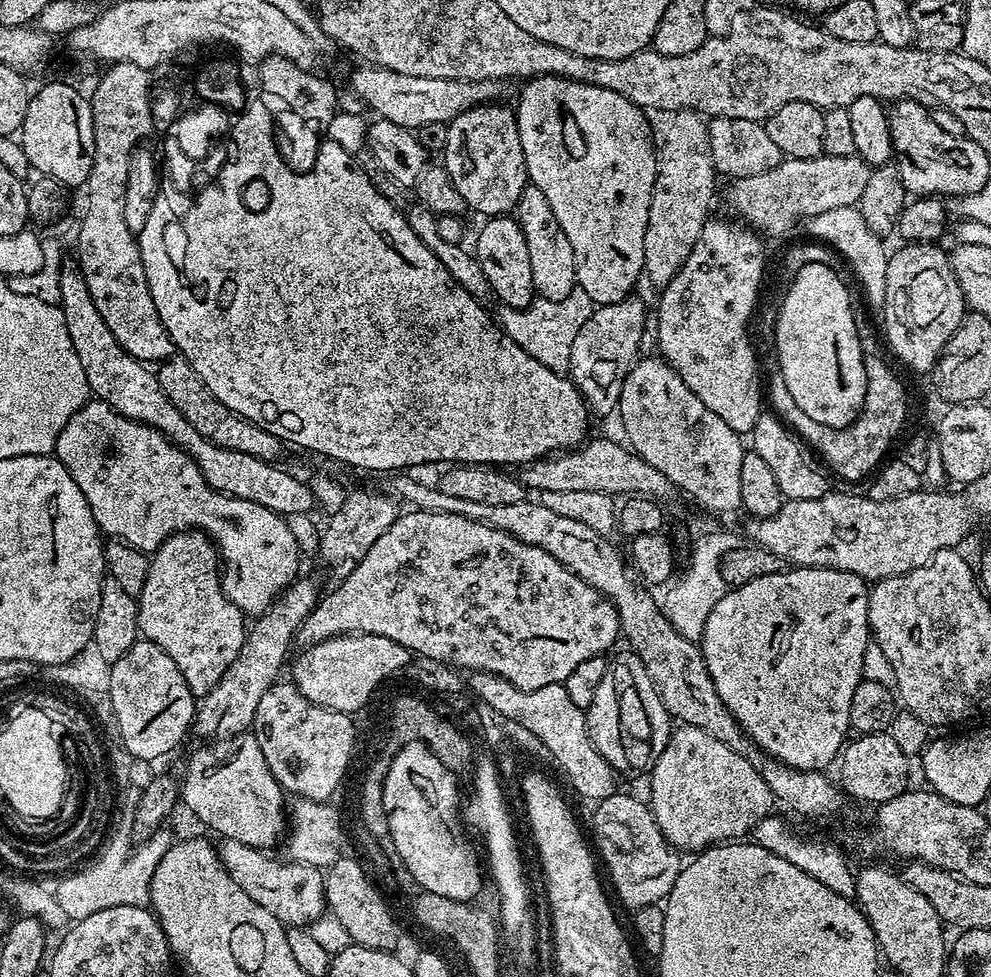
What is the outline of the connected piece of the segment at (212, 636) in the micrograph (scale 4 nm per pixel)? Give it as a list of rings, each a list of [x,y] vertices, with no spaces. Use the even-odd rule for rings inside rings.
[[[203,531],[175,532],[173,536],[165,538],[160,547],[151,553],[146,586],[142,586],[136,609],[140,636],[154,642],[159,648],[166,650],[170,658],[174,658],[174,666],[182,670],[186,686],[190,686],[193,696],[197,698],[202,698],[210,694],[210,690],[214,690],[222,674],[225,674],[226,668],[238,658],[239,651],[242,650],[246,617],[239,606],[224,592],[222,564],[218,559],[217,545]]]

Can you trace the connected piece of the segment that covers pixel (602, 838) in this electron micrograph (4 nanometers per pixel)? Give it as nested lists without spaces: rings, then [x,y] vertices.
[[[617,794],[599,801],[595,808],[590,836],[603,867],[604,864],[608,867],[608,876],[616,887],[615,899],[620,899],[628,910],[667,901],[680,873],[682,856],[662,834],[658,822],[652,817],[651,807],[632,796]]]

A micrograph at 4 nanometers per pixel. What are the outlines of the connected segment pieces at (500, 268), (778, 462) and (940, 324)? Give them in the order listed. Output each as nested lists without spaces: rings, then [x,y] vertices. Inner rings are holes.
[[[511,215],[494,216],[483,221],[480,233],[476,236],[474,255],[482,274],[486,274],[488,291],[497,296],[501,305],[509,308],[525,308],[537,299],[534,274],[530,271],[530,253],[522,226]]]
[[[760,415],[758,422],[752,427],[750,439],[752,439],[752,444],[750,440],[751,451],[757,452],[768,463],[770,471],[774,473],[774,479],[778,482],[778,490],[782,490],[785,501],[822,498],[829,492],[830,484],[824,477],[825,469],[821,461],[814,455],[813,449],[809,448],[779,416]]]
[[[908,242],[888,257],[886,266],[886,298],[882,305],[884,311],[884,336],[892,347],[892,352],[908,368],[916,372],[931,373],[936,361],[944,352],[946,342],[960,329],[966,315],[964,295],[952,273],[952,261],[947,251],[936,248],[932,242]]]

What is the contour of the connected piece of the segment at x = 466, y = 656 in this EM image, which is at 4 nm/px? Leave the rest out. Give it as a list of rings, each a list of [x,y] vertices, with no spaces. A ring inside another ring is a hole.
[[[408,510],[408,513],[397,515],[394,526],[390,526],[390,530],[386,530],[386,534],[382,534],[382,538],[378,538],[378,542],[374,542],[374,546],[370,546],[370,550],[366,550],[366,558],[362,558],[362,562],[358,562],[358,566],[354,566],[354,570],[350,570],[350,574],[343,577],[339,581],[340,584],[333,592],[325,591],[321,595],[320,602],[317,604],[314,611],[308,615],[306,622],[302,622],[302,626],[296,632],[295,643],[300,646],[307,646],[316,643],[318,640],[329,640],[335,636],[347,636],[349,634],[355,634],[361,632],[362,634],[378,634],[382,638],[390,638],[390,642],[398,642],[402,647],[407,648],[409,653],[415,654],[416,656],[425,656],[426,658],[434,658],[440,660],[446,665],[451,665],[456,670],[465,670],[469,673],[473,672],[487,672],[489,676],[501,676],[506,678],[516,687],[518,690],[542,690],[542,686],[550,686],[551,684],[563,684],[566,678],[570,678],[570,673],[576,669],[578,662],[586,662],[586,658],[594,658],[595,656],[604,656],[607,653],[607,648],[617,639],[621,639],[622,633],[620,630],[620,619],[616,613],[616,606],[612,603],[608,597],[603,596],[594,586],[590,586],[582,578],[578,578],[573,574],[562,562],[558,562],[558,558],[554,558],[546,550],[542,550],[538,546],[533,544],[527,544],[522,542],[518,538],[514,538],[508,532],[503,532],[497,528],[492,528],[488,524],[483,524],[477,520],[471,520],[466,518],[462,514],[446,514],[445,512],[425,512],[423,510]]]

